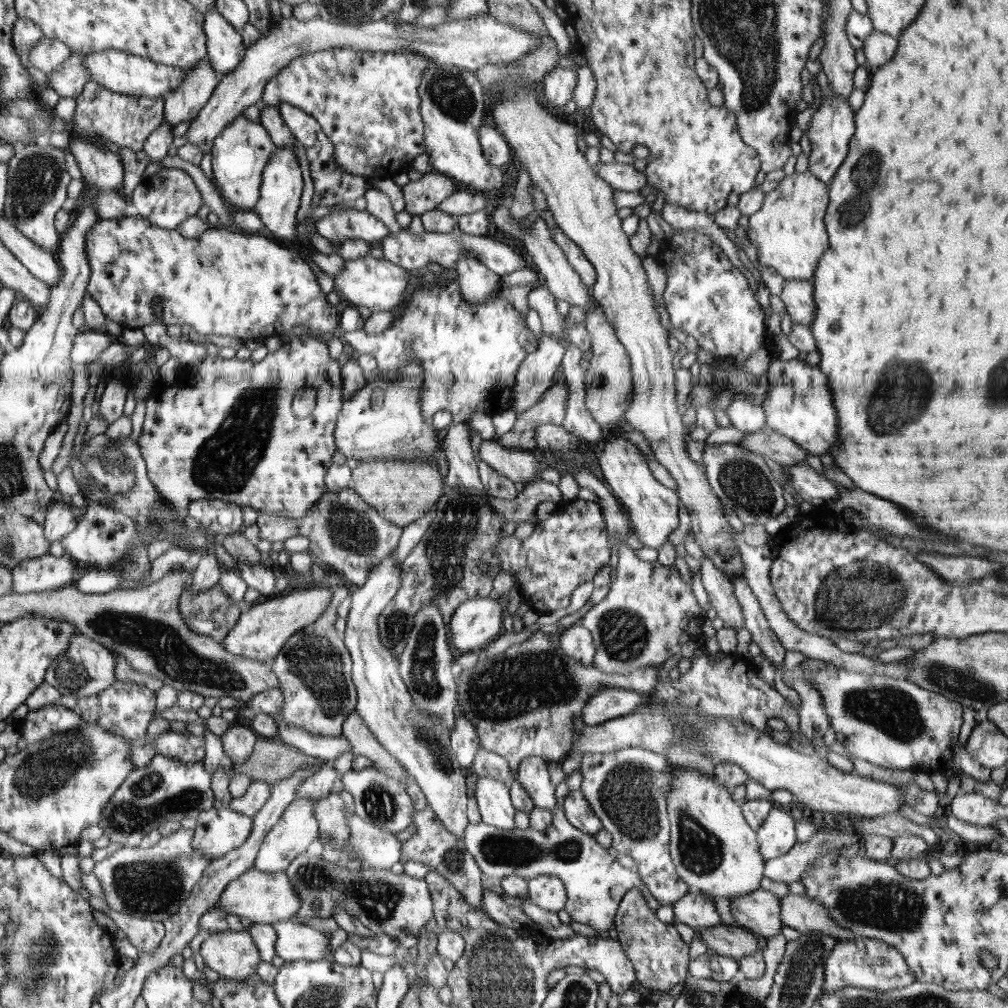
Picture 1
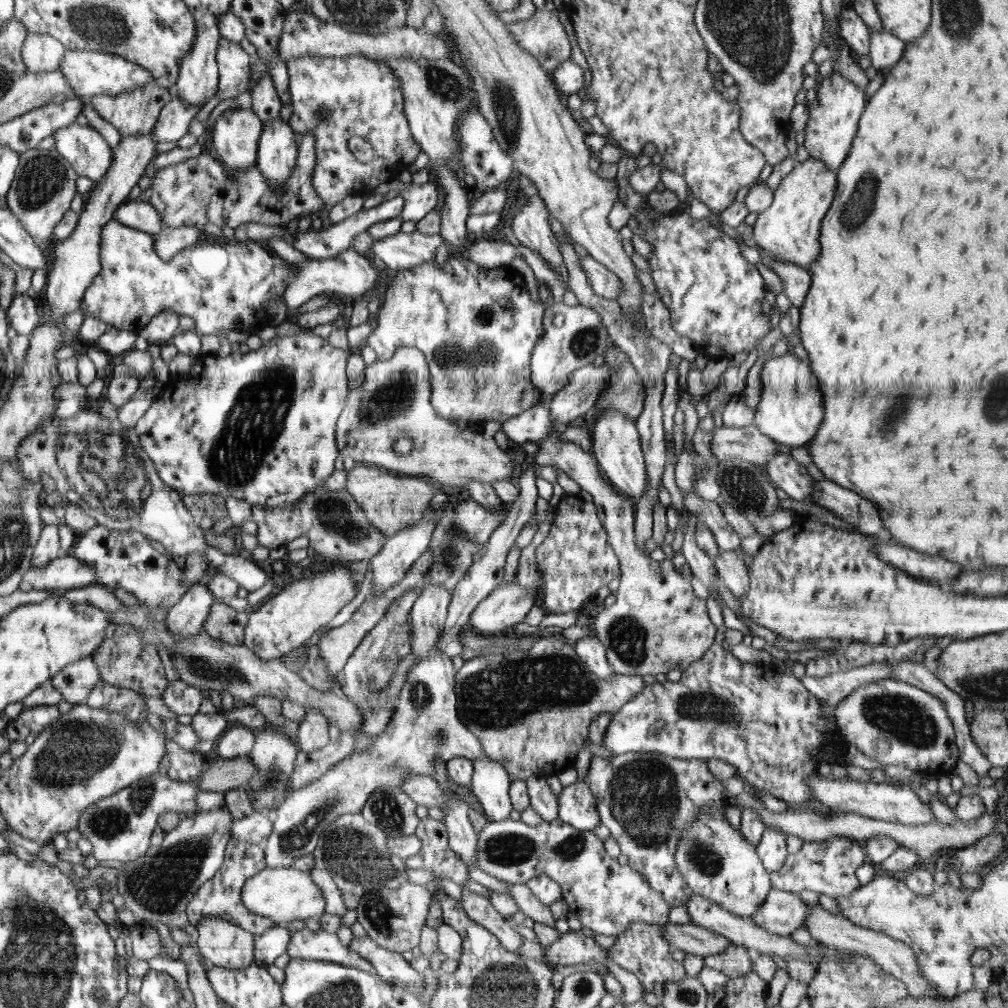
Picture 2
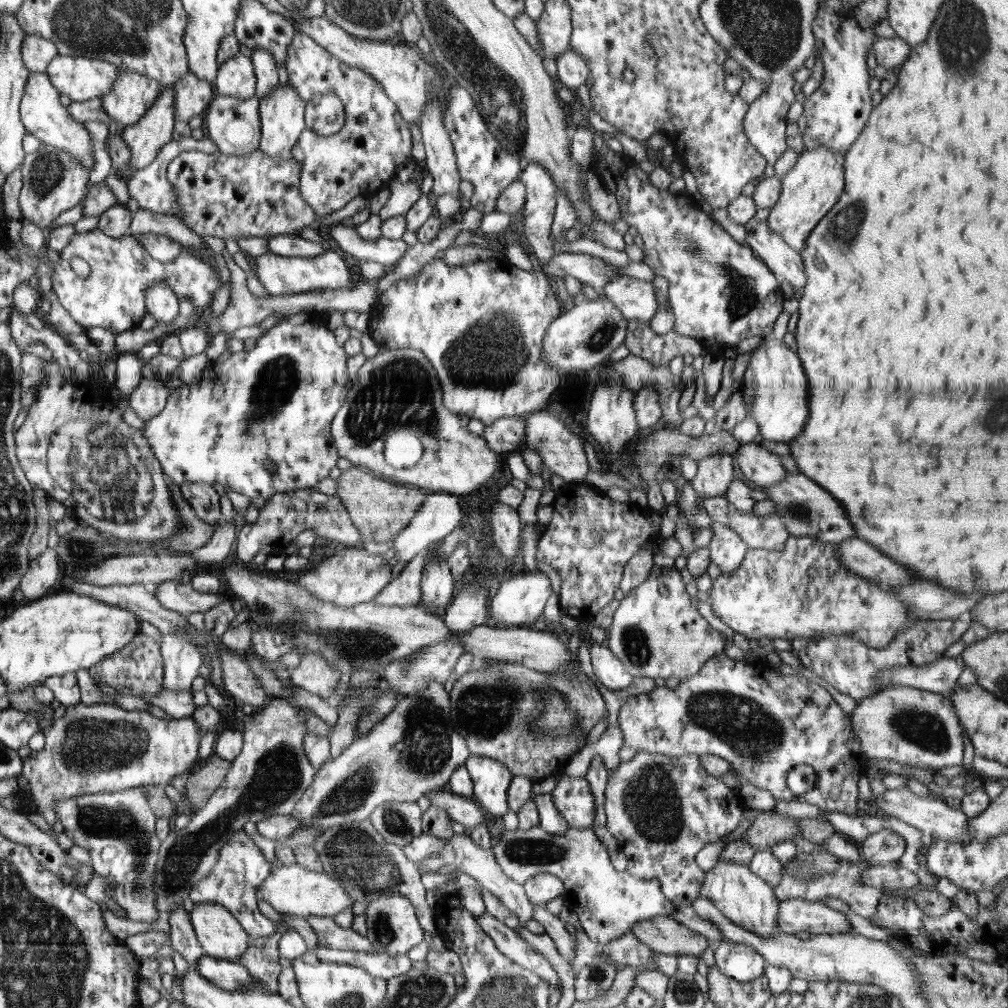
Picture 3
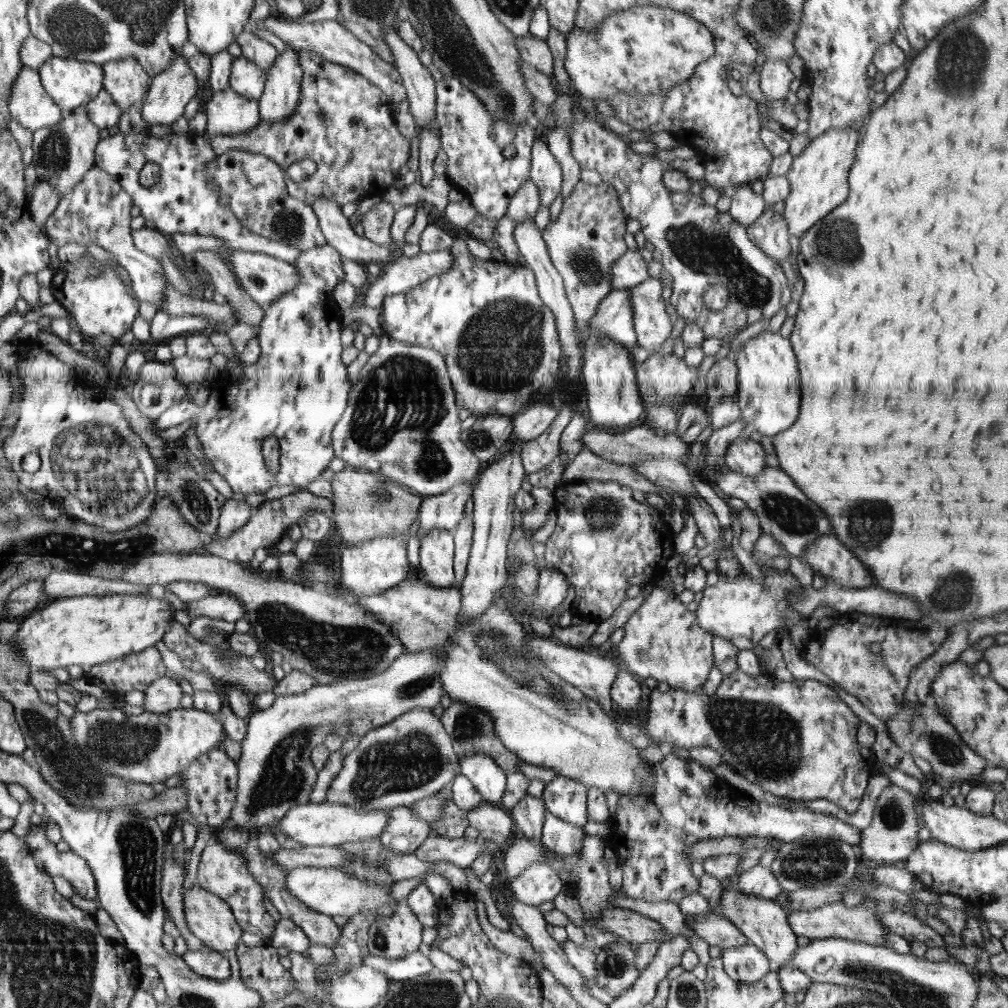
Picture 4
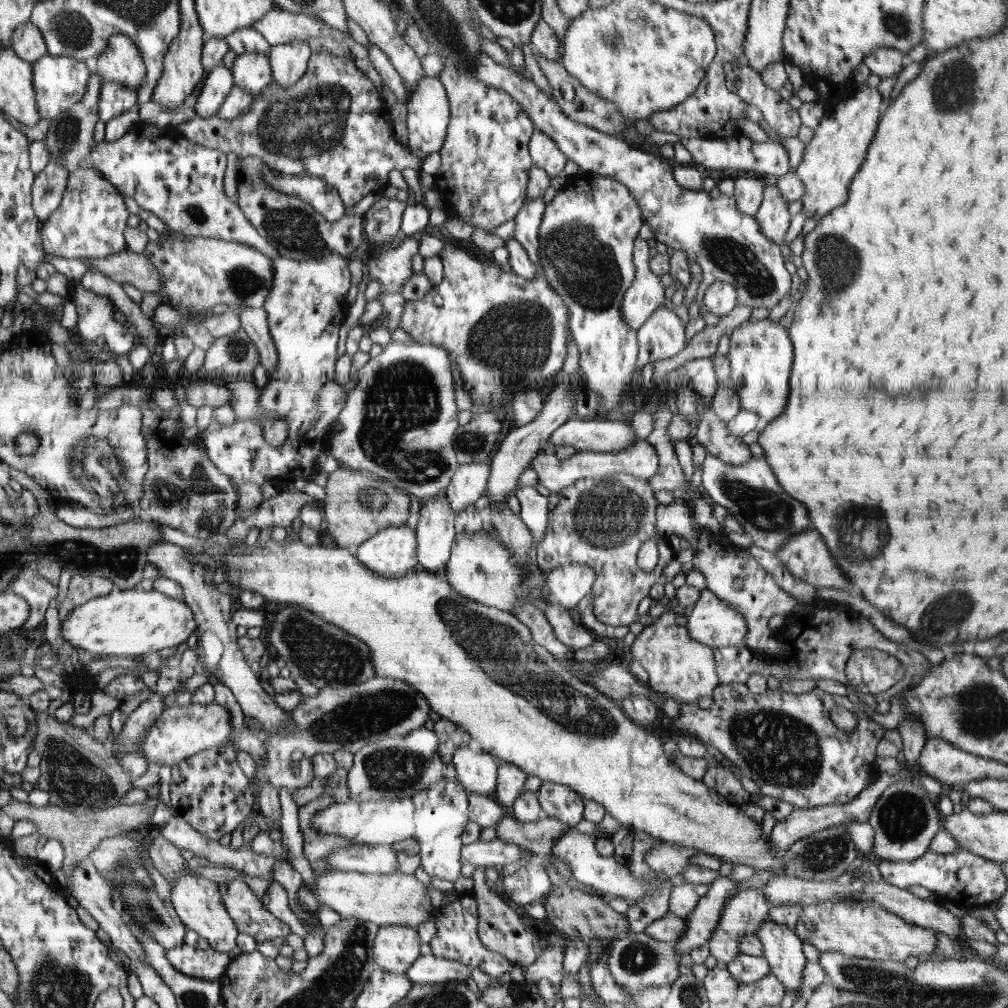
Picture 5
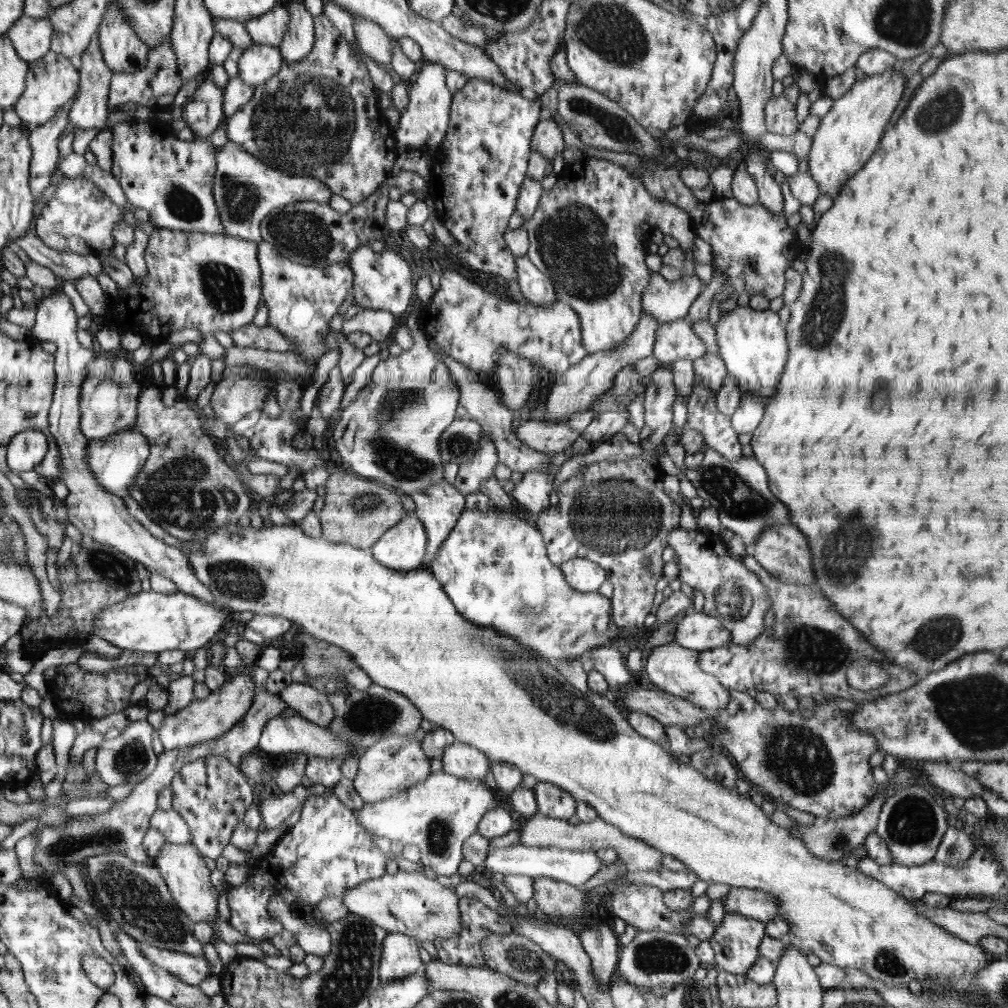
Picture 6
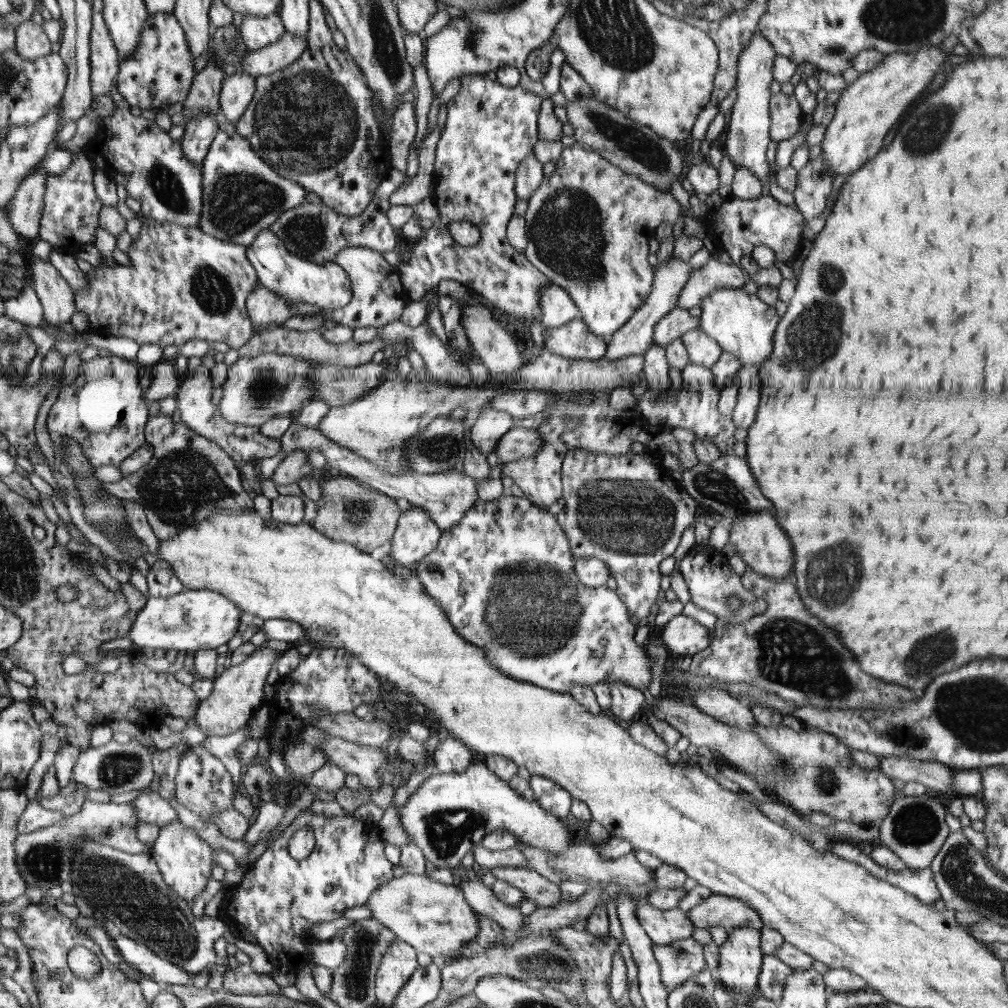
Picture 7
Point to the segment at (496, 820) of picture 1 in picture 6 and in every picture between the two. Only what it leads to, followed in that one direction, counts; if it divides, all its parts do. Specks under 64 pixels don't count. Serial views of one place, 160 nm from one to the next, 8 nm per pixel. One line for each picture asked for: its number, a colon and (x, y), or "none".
2: (490, 783)
3: (491, 779)
4: (490, 780)
5: (477, 771)
6: (466, 762)

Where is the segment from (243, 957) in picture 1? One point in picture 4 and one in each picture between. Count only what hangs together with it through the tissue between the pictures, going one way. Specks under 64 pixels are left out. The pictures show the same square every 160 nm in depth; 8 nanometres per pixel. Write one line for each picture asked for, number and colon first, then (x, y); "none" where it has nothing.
2: (220, 943)
3: (219, 932)
4: (209, 918)

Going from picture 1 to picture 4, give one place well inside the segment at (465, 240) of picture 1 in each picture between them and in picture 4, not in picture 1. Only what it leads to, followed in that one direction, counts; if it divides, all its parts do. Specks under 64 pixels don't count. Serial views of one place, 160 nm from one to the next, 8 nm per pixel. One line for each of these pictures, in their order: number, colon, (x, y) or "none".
2: (402, 251)
3: (389, 252)
4: (339, 234)

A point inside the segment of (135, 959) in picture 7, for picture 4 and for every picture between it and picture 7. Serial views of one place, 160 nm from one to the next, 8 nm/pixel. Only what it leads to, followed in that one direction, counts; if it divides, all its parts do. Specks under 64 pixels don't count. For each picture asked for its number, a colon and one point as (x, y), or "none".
4: (206, 962)
5: (208, 964)
6: (190, 969)

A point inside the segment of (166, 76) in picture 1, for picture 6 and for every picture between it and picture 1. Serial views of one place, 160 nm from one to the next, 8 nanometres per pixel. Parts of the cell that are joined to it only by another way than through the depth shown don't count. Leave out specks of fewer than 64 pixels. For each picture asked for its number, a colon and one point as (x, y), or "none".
2: (90, 74)
3: (80, 78)
4: (72, 84)
5: (60, 82)
6: (52, 81)

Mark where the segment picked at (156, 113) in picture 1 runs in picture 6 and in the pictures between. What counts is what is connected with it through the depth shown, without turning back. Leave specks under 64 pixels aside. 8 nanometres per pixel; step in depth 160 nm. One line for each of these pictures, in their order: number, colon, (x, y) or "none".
2: (136, 112)
3: (133, 94)
4: (126, 81)
5: (122, 63)
6: (125, 52)

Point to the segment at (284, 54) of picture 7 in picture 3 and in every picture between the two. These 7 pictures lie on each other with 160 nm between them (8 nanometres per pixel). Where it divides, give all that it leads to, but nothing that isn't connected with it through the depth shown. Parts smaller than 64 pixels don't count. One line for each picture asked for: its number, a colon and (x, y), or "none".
3: (237, 78)
4: (247, 79)
5: (251, 72)
6: (256, 64)

